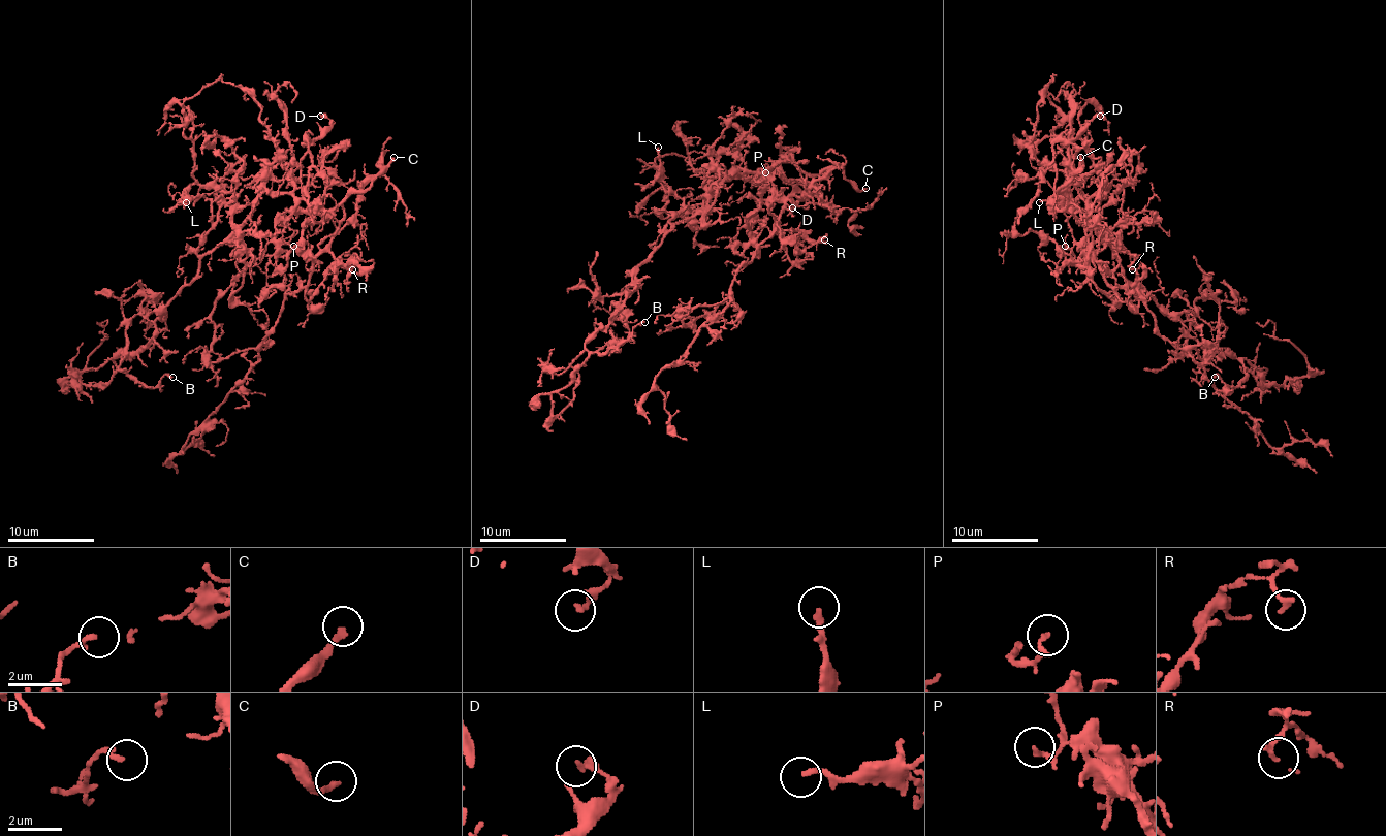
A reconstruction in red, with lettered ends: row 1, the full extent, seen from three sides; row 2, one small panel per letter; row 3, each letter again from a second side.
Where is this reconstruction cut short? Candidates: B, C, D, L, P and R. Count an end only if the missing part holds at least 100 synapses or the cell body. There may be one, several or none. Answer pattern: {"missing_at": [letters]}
{"missing_at": ["C"]}

